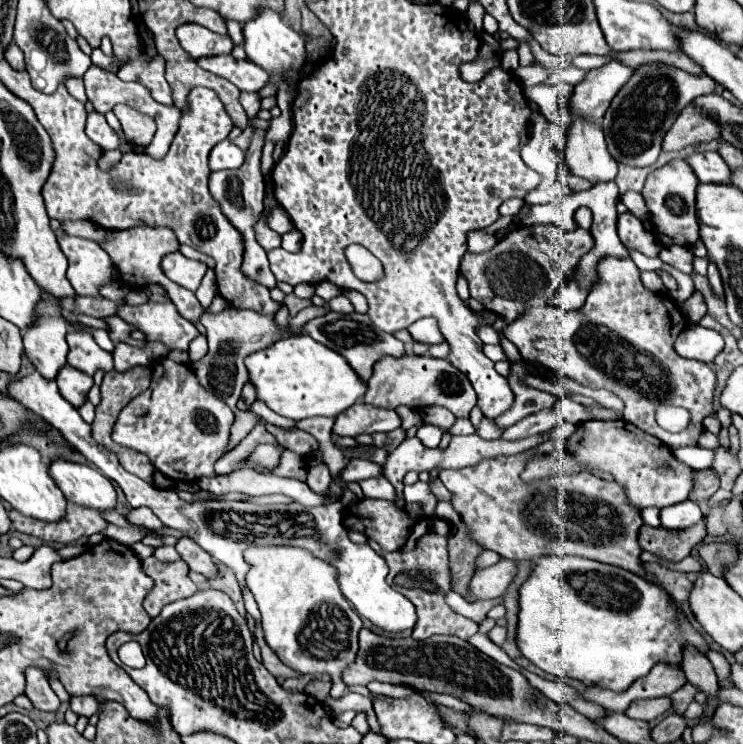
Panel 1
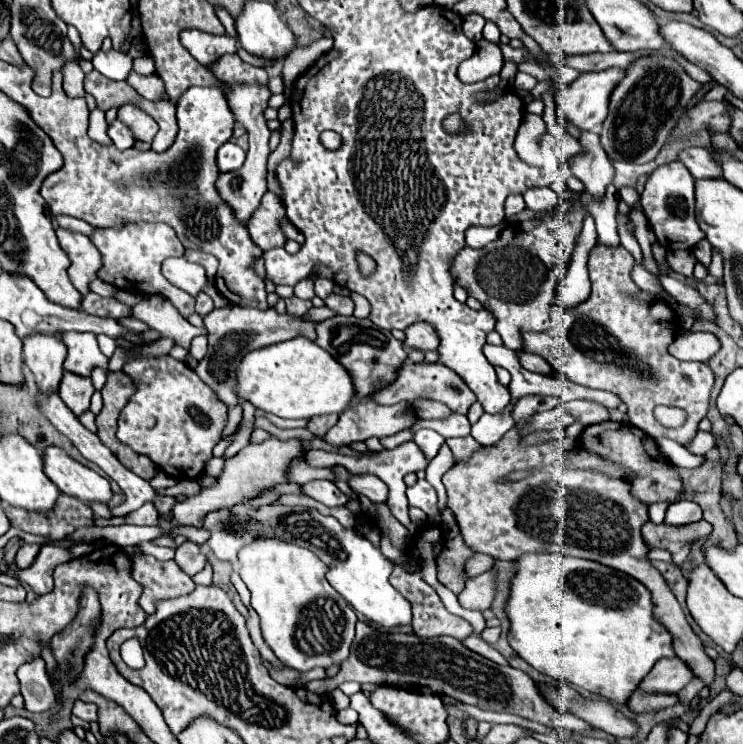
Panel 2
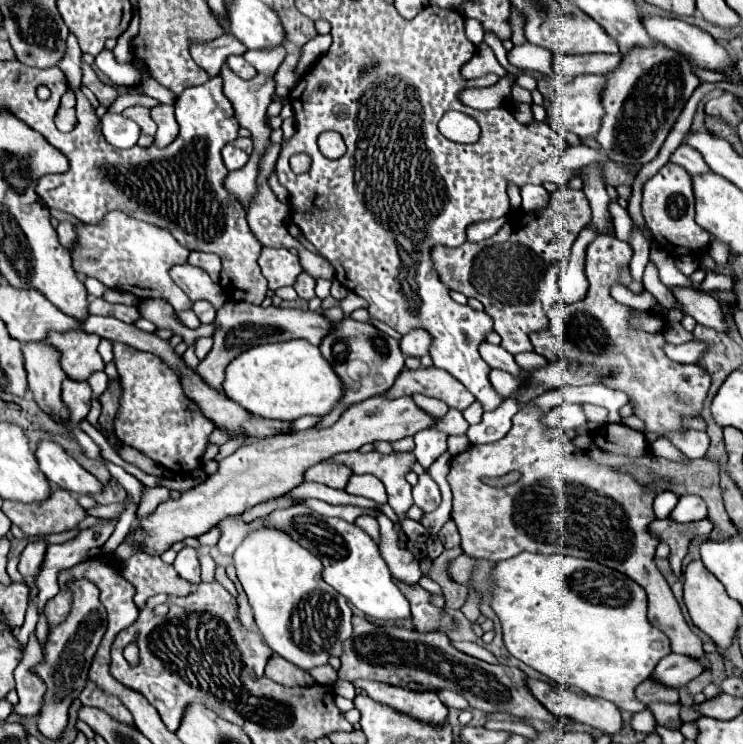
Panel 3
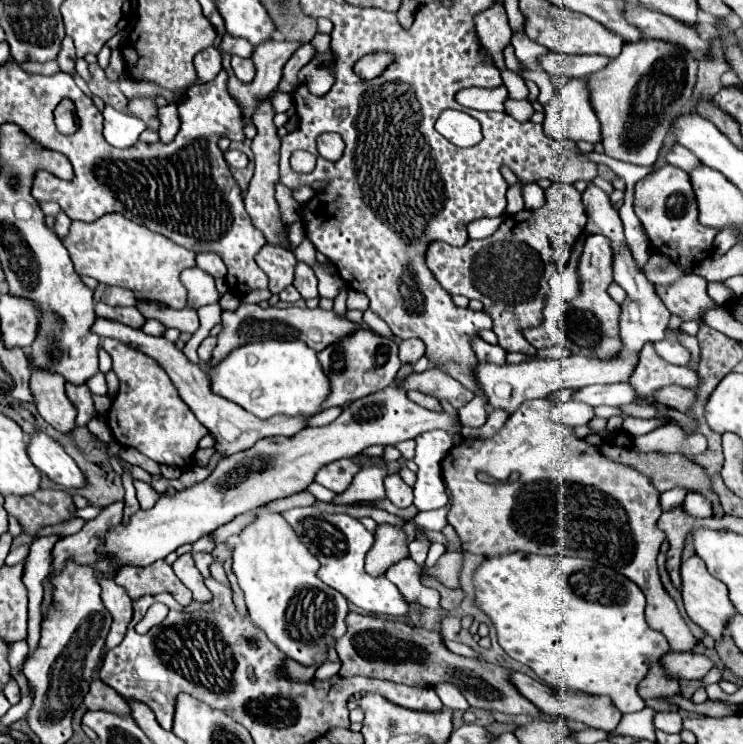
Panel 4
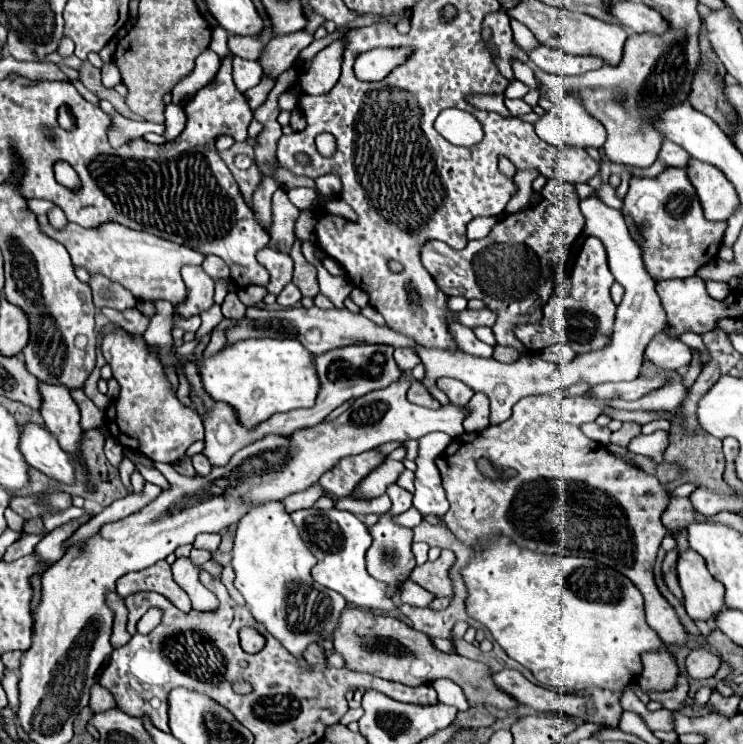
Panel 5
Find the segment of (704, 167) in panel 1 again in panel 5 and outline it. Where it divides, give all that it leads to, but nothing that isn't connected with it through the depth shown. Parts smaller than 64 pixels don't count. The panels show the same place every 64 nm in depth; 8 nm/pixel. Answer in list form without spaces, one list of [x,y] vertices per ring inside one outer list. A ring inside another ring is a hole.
[[[664,140],[662,142],[662,148],[660,148],[658,158],[662,162],[666,162],[668,166],[680,166],[680,168],[684,168],[688,164],[688,160],[690,160],[688,152],[684,148],[680,148],[678,144],[672,144],[670,140]]]

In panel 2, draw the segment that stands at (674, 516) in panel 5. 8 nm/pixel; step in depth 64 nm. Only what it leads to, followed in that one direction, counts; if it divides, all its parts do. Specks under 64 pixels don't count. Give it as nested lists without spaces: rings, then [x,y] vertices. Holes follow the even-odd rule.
[[[706,520],[686,524],[686,526],[670,526],[670,524],[652,524],[646,522],[642,528],[642,536],[646,542],[650,542],[650,548],[666,548],[672,554],[672,560],[676,566],[680,566],[690,552],[690,546],[694,540],[700,540],[702,536],[710,534],[710,524]]]

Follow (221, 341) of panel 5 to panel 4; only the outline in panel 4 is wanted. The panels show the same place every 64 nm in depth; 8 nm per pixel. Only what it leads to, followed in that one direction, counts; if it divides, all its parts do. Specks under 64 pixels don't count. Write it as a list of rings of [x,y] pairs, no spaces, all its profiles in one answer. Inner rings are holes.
[[[208,336],[208,338],[200,344],[198,356],[200,356],[200,362],[202,362],[202,364],[212,358],[212,350],[214,350],[214,348],[216,348],[216,336]]]

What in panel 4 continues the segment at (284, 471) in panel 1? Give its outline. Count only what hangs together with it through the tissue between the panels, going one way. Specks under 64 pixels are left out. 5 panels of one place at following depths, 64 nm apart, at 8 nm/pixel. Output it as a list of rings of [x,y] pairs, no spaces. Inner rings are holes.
[[[342,458],[334,464],[328,464],[324,466],[318,476],[316,476],[316,482],[322,484],[324,488],[332,490],[334,494],[342,494],[352,478],[362,470],[362,462],[360,460],[352,460],[352,458]]]

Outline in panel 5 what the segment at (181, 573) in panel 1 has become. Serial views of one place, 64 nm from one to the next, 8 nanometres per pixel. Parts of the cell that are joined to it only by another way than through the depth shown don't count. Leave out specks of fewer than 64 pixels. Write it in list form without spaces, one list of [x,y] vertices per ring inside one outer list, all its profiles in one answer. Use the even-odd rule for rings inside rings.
[[[160,560],[150,568],[130,572],[118,580],[120,596],[128,596],[132,592],[142,592],[142,590],[150,590],[150,592],[158,592],[158,594],[166,596],[182,612],[192,610],[188,594],[174,582],[170,564],[166,560]]]

